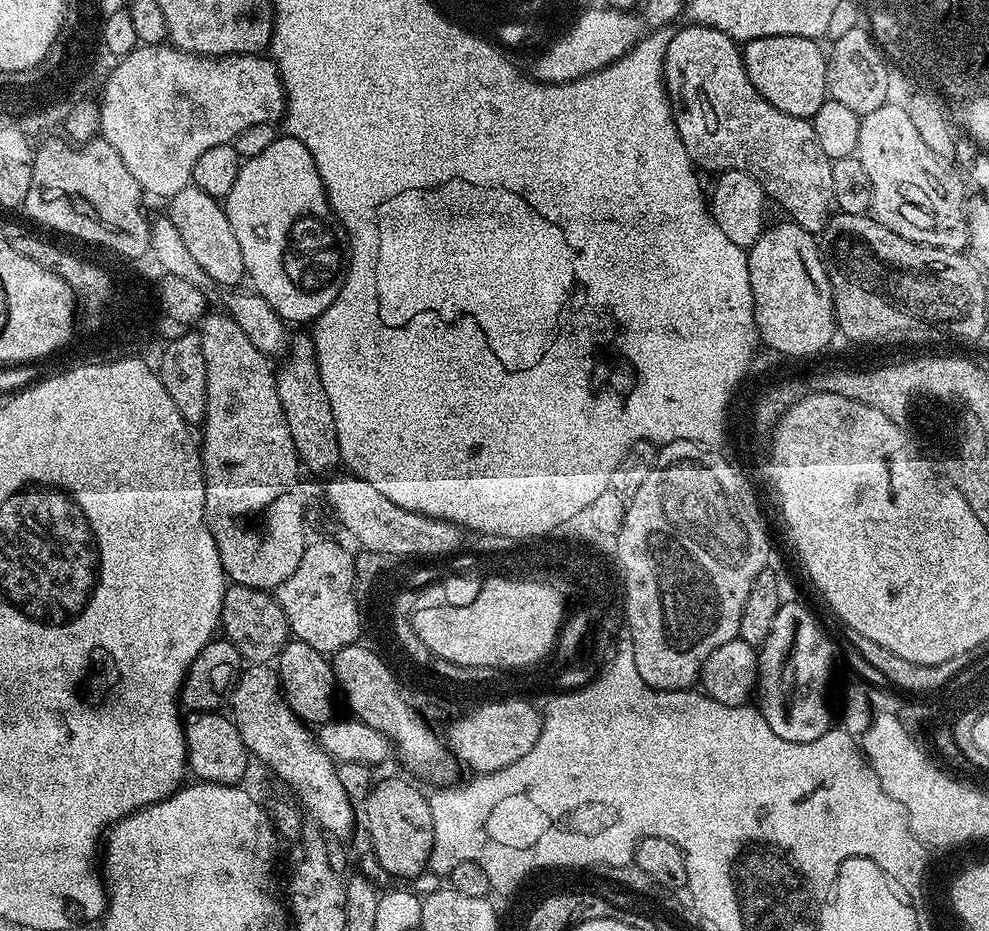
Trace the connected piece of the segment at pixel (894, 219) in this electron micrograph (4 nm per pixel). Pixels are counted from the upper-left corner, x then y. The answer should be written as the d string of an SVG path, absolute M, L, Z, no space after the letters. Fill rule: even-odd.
M889 102L878 106L878 110L870 110L870 114L860 117L858 144L855 156L862 162L872 187L871 215L886 226L886 230L894 230L902 238L922 246L934 246L938 250L964 252L968 248L968 218L966 215L966 199L964 200L964 184L960 176L948 165L945 157L934 154L926 142L922 142L922 134L910 122L910 114L903 103Z

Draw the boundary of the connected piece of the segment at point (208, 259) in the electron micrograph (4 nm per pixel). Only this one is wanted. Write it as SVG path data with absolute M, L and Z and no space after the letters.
M194 186L183 188L178 194L170 198L172 204L168 208L167 215L173 226L178 230L182 242L186 242L186 250L194 257L194 262L210 274L220 285L236 286L241 279L245 279L244 263L242 262L242 249L239 248L234 238L234 230L230 230L230 222L224 213L224 205L215 200L210 194L198 190Z

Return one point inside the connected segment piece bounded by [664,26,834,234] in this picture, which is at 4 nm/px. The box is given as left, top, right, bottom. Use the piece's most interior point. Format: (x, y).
(724, 123)

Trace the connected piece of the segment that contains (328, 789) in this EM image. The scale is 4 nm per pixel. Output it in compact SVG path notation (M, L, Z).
M254 664L245 667L240 677L236 679L236 686L230 697L231 719L236 722L238 734L242 734L242 742L248 747L249 753L256 756L296 795L295 803L302 809L303 815L312 819L324 834L331 834L341 838L347 837L347 832L352 828L352 809L354 803L347 796L346 791L339 782L337 761L333 760L310 733L309 725L299 720L294 710L284 701L284 694L280 690L280 675L275 667L268 664Z

